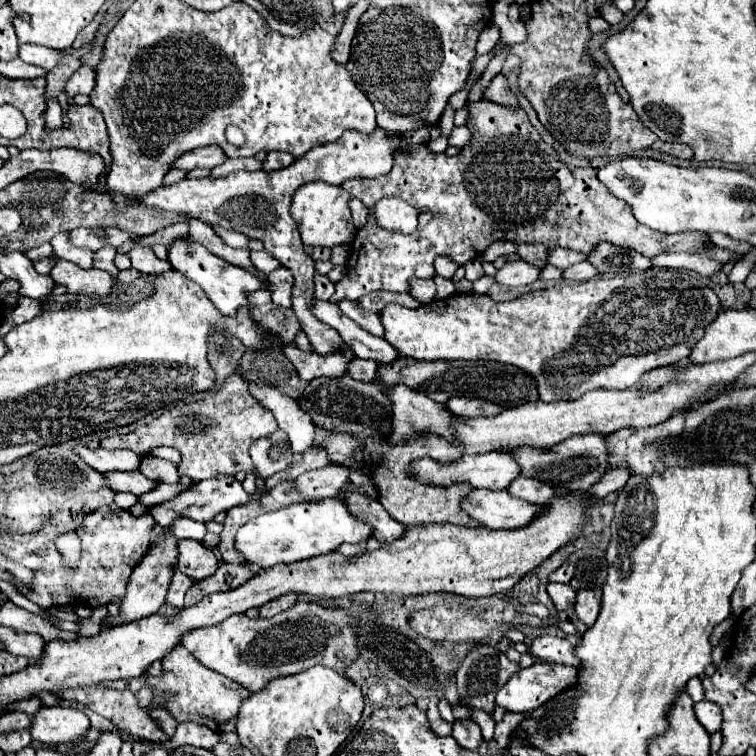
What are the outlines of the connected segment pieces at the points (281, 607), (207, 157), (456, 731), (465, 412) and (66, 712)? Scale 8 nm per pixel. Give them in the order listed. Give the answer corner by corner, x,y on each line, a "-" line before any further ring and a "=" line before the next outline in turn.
289,593
289,597
287,595
281,595
281,597
277,597
277,599
273,599
273,601
269,601
269,603
265,603
263,607
259,607
259,613
261,613
261,617
273,617
273,615
277,615
277,613
281,613
281,611
285,611
290,607
295,605
295,601
297,601
296,593
=
199,147
193,151
187,151
179,155
173,163
171,169
181,169
181,171
191,171
191,169
213,169
225,161
225,155
221,155
219,147
=
461,719
453,723
453,733
451,737
469,751
475,751
479,741
481,741
481,729
471,721
471,719
=
453,397
445,403
445,407
463,419
477,419
477,417
491,417
501,411
499,405
489,403
485,399
467,399
467,397
=
43,705
31,717
31,737
41,743
67,743
73,739
81,739
87,729
87,715
71,707

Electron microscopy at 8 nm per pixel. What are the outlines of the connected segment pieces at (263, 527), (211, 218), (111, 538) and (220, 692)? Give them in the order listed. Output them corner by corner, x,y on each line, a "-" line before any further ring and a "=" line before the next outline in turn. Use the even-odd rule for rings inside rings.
327,497
315,503
297,503
273,513
265,513
241,525
237,531
235,549
243,555
245,563
269,569
277,563
295,563
325,555
337,549
341,543
359,543
369,537
369,529
349,515
341,497
=
377,127
373,133
361,133
361,131
345,131
337,143
329,143
325,147
313,147
313,151
307,151
301,159
295,159
293,165
279,169
279,171
255,171
255,173
229,173
221,179
183,179
175,183
173,187
157,187
153,193
145,195
141,199
143,205
157,205
167,211
185,213
189,217
197,217
201,221
209,221
211,225
219,225
223,229
233,229
249,239
259,239
265,249
277,257
285,267
293,271
295,285
293,285
293,309
297,313
297,319
301,323
301,329
305,331
309,343
313,345
313,351
317,355
329,355
333,351
345,349
345,341
337,331
333,331
329,325
321,323
313,317
309,311
309,305
313,301
313,273
315,273
315,261
303,251
303,243
297,231
297,223
293,223
293,217
289,215
289,203
293,197
293,191
309,181
325,181
331,185
341,185
347,179
357,177
381,177
391,171
393,167
393,151
399,149
403,137
393,135
381,127
=
114,502
95,509
83,519
81,529
77,531
81,540
81,561
77,567
70,567
70,563
63,560
54,542
35,551
34,554
43,558
43,565
39,571
35,571
35,581
31,583
33,593
29,599
45,609
55,605
97,609
107,605
113,597
121,597
125,593
133,567
147,551
151,531
153,519
149,519
149,515
133,517
=
177,645
173,651
169,651
163,659
163,677
147,677
147,685
155,687
155,697
161,697
163,693
171,695
171,703
167,705
167,711
178,723
195,721
201,725
207,725
209,729
217,733
229,733
235,731
237,723
237,711
241,703
249,697
249,691
241,689
239,683
227,679
225,675
205,667
201,661
197,661
185,647

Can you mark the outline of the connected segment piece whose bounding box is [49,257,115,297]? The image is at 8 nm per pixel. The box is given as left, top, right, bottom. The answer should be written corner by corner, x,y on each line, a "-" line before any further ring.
53,257
53,259
55,259
55,265
49,275
55,281
55,285
67,287
67,293
95,295
95,297
103,297
111,293
111,285
115,279
107,271
81,269
75,263
69,263
65,259
59,259
59,257

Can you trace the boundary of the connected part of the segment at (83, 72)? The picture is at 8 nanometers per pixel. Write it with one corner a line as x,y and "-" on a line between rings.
81,65
73,73
73,77
67,81
65,93
67,93
69,99
73,99
75,95
89,95
93,91
93,85
95,85
95,71
93,71
93,67

